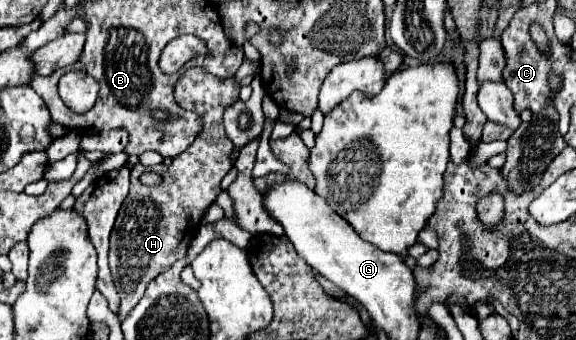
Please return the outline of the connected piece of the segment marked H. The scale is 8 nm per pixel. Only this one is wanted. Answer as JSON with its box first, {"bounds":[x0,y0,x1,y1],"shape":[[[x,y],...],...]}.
{"bounds":[110,67,240,319],"shape":[[[202,67],[184,71],[174,87],[174,97],[178,105],[198,113],[204,119],[204,131],[194,139],[192,147],[188,147],[176,157],[176,161],[172,161],[168,171],[160,171],[160,185],[142,185],[140,175],[148,169],[140,163],[132,167],[130,193],[122,203],[110,235],[110,271],[114,285],[122,295],[122,319],[140,301],[148,283],[156,275],[170,269],[176,259],[182,259],[186,255],[190,239],[196,233],[196,225],[200,223],[204,211],[216,201],[220,193],[220,181],[232,169],[230,153],[234,147],[224,133],[222,115],[230,103],[238,101],[238,93],[240,83],[236,77],[220,79]]]}

